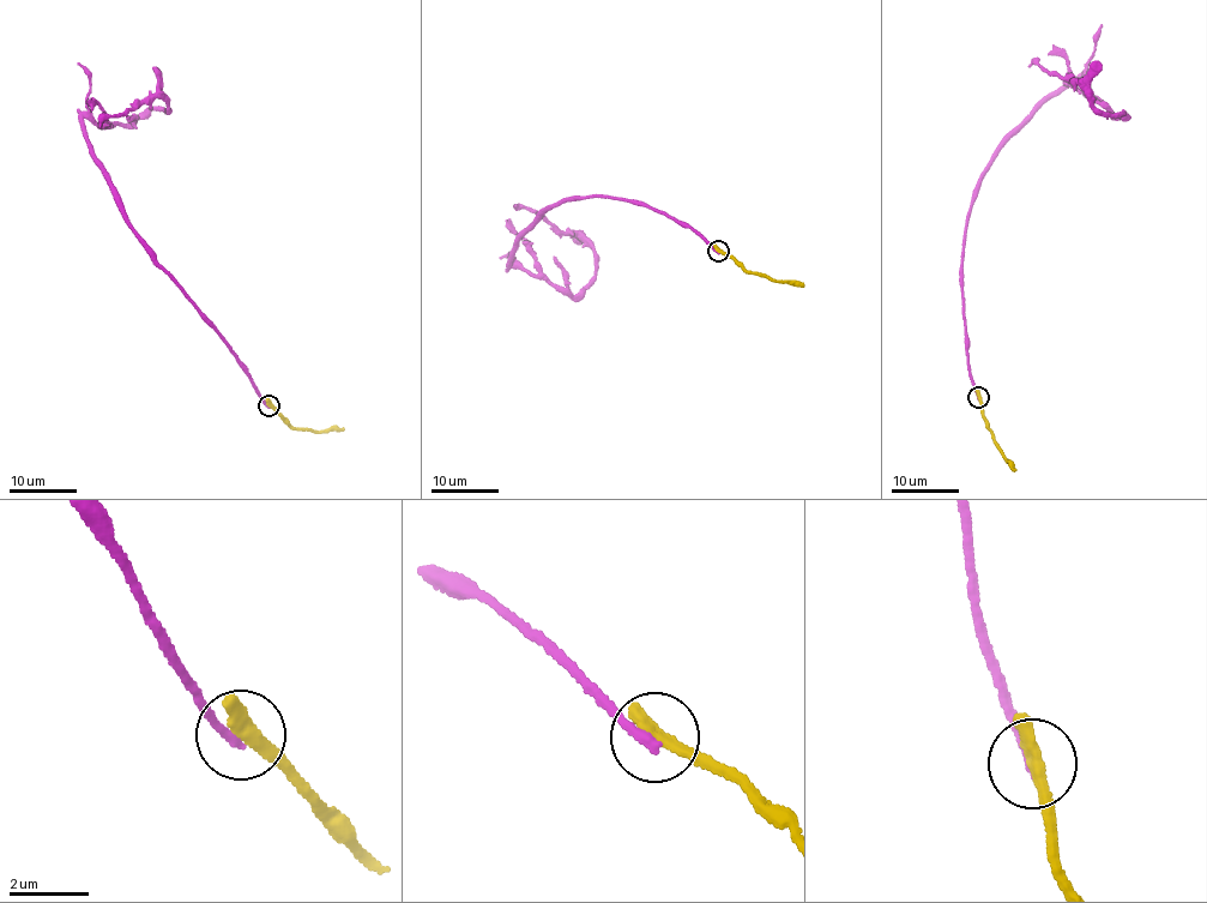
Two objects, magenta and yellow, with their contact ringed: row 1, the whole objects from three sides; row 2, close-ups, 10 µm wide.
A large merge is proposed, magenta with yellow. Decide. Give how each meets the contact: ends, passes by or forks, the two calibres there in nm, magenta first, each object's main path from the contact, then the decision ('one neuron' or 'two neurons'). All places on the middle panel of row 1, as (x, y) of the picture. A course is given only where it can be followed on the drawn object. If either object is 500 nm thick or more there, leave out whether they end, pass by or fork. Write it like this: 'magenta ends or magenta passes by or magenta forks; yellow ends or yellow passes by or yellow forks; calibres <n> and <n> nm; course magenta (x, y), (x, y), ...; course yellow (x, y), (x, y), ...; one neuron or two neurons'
magenta ends; yellow passes by; calibres 260 and 320 nm; course magenta (718, 251), (633, 199), (574, 196), (518, 238), (510, 264), (573, 295), (593, 275), (591, 246), (516, 205); course yellow (718, 251), (750, 272), (803, 286); two neurons

